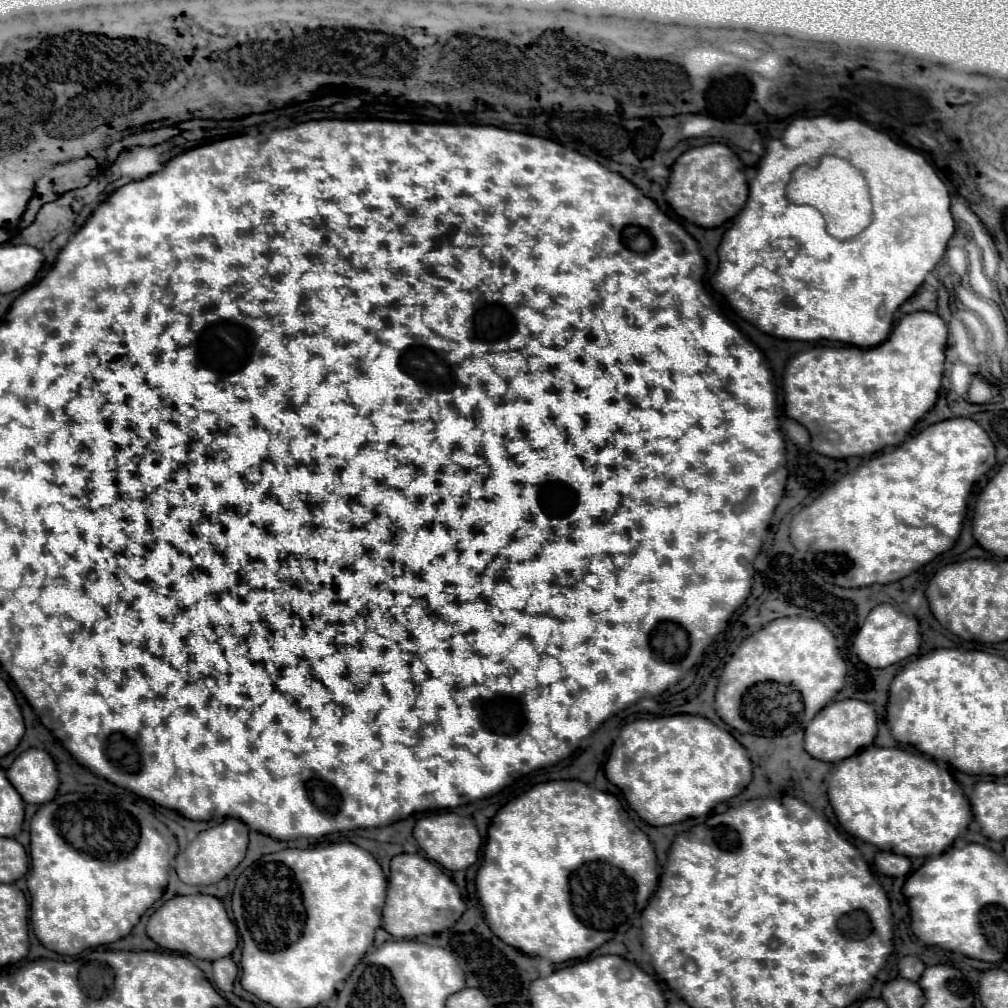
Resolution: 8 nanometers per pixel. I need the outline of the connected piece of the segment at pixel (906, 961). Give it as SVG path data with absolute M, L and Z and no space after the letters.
M904 956L900 962L898 962L898 968L900 968L900 976L902 978L906 978L906 980L918 980L920 978L920 974L924 972L924 964L922 964L922 960L920 958L916 958L916 956Z

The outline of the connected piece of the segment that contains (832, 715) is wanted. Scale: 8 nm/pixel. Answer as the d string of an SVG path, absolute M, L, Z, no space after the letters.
M840 700L828 704L816 718L806 726L804 734L804 750L824 762L840 762L844 758L854 756L866 746L872 746L876 738L876 712L872 704L862 700Z

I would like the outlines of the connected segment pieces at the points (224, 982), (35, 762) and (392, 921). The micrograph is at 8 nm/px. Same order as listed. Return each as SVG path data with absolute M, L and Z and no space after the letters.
M220 958L212 962L214 966L214 984L218 986L218 990L222 992L232 992L234 980L238 976L238 966L234 964L232 958Z
M30 748L22 752L6 770L6 776L26 804L44 804L56 796L56 764L44 750Z
M398 854L390 862L386 902L382 908L382 928L394 938L416 938L452 928L466 910L458 886L442 868L422 854Z

